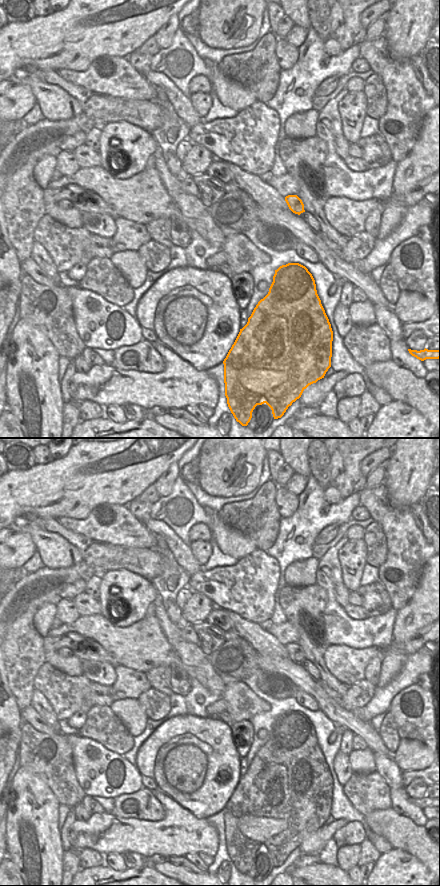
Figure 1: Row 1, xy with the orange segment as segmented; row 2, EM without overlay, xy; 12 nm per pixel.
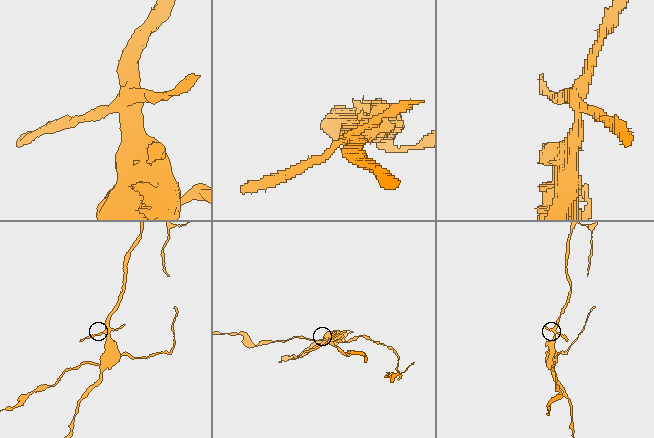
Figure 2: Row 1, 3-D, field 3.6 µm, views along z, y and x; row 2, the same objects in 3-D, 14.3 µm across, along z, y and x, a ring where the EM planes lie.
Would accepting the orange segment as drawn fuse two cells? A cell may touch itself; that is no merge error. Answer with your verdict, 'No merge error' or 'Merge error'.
Merge error.

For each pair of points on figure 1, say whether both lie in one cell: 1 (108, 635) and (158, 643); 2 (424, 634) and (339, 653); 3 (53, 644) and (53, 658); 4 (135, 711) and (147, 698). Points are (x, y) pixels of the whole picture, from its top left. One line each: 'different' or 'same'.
1: same
2: same
3: different
4: different

